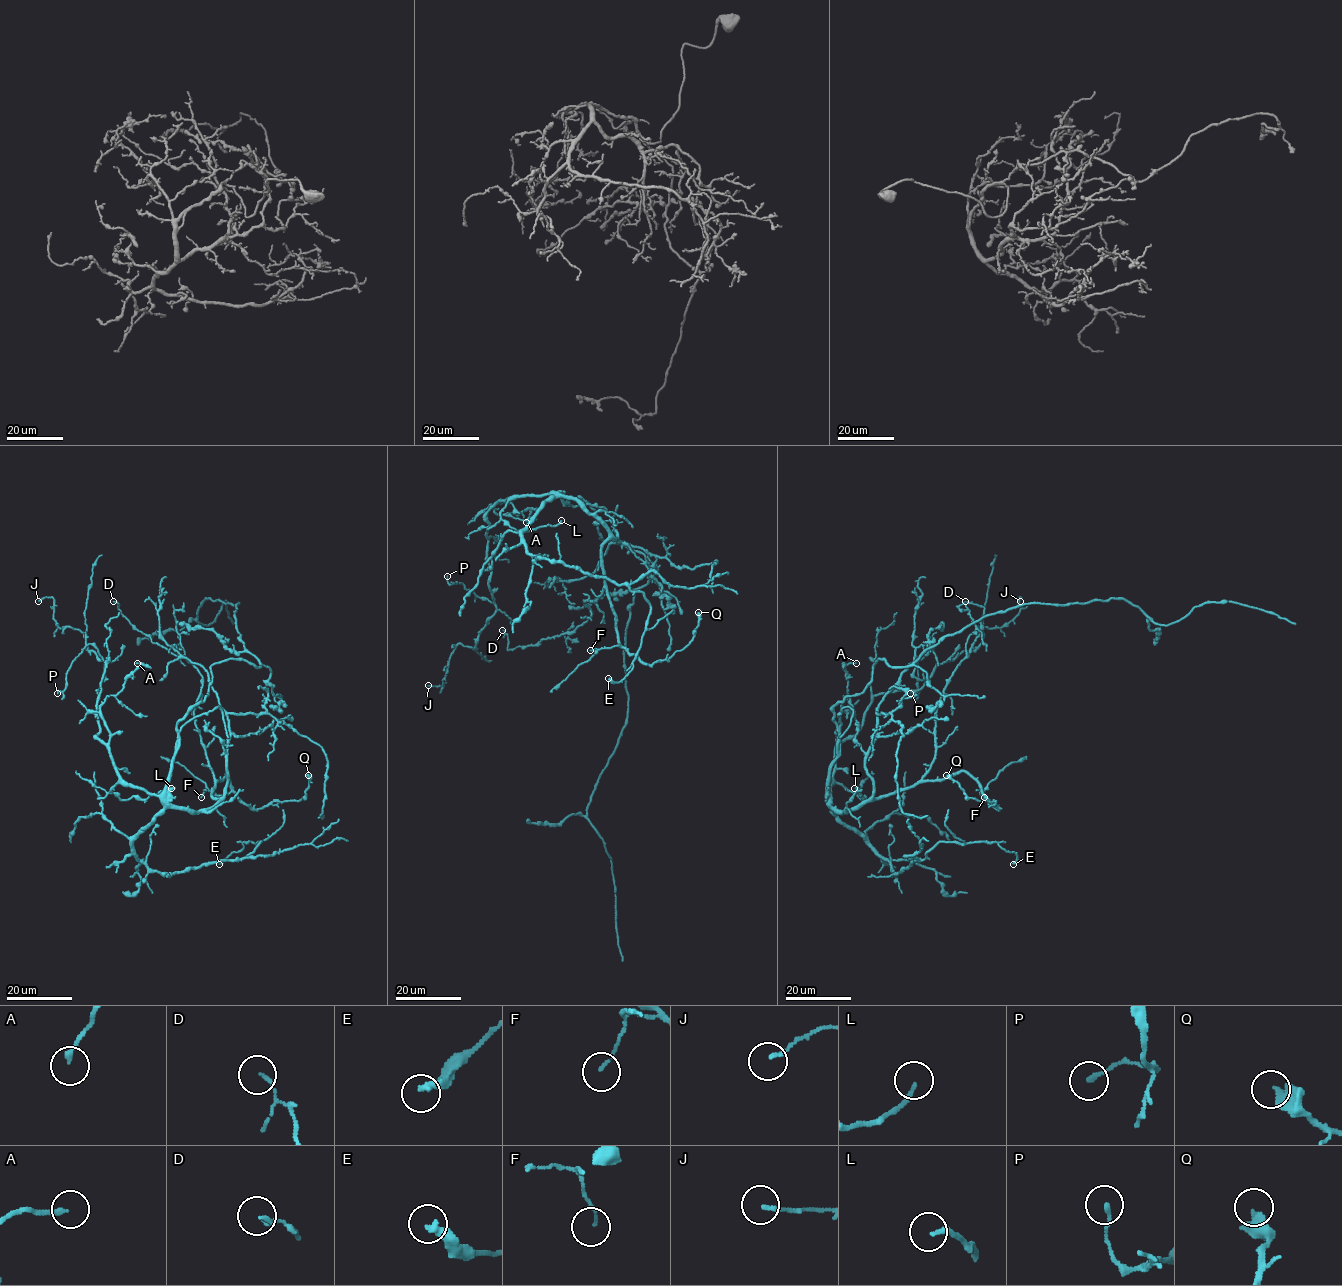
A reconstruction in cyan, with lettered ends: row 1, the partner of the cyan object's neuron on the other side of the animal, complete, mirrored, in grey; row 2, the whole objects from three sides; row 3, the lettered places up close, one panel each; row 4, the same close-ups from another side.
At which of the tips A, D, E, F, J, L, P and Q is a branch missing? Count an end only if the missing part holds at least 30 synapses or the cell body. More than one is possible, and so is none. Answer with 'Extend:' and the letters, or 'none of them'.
Extend: none of them

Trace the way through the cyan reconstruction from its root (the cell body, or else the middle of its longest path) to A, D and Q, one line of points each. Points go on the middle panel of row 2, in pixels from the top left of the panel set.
A: (600, 535), (581, 499), (515, 495), (489, 506), (499, 514), (529, 508), (526, 522)
D: (600, 535), (596, 512), (558, 492), (608, 533), (603, 589), (572, 632), (508, 650), (502, 630)
Q: (600, 535), (588, 504), (557, 493), (608, 533), (603, 579), (630, 654), (668, 659), (692, 639), (698, 612)

